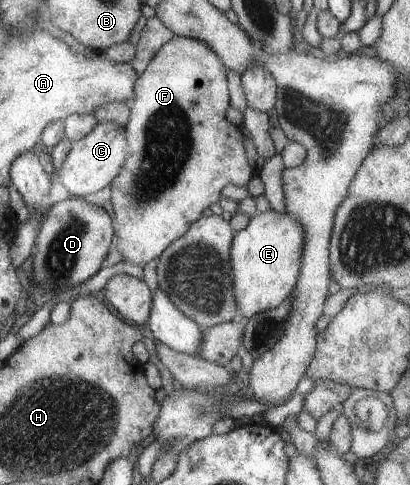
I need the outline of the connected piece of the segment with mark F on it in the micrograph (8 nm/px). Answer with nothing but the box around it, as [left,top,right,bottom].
[109,35,255,266]

